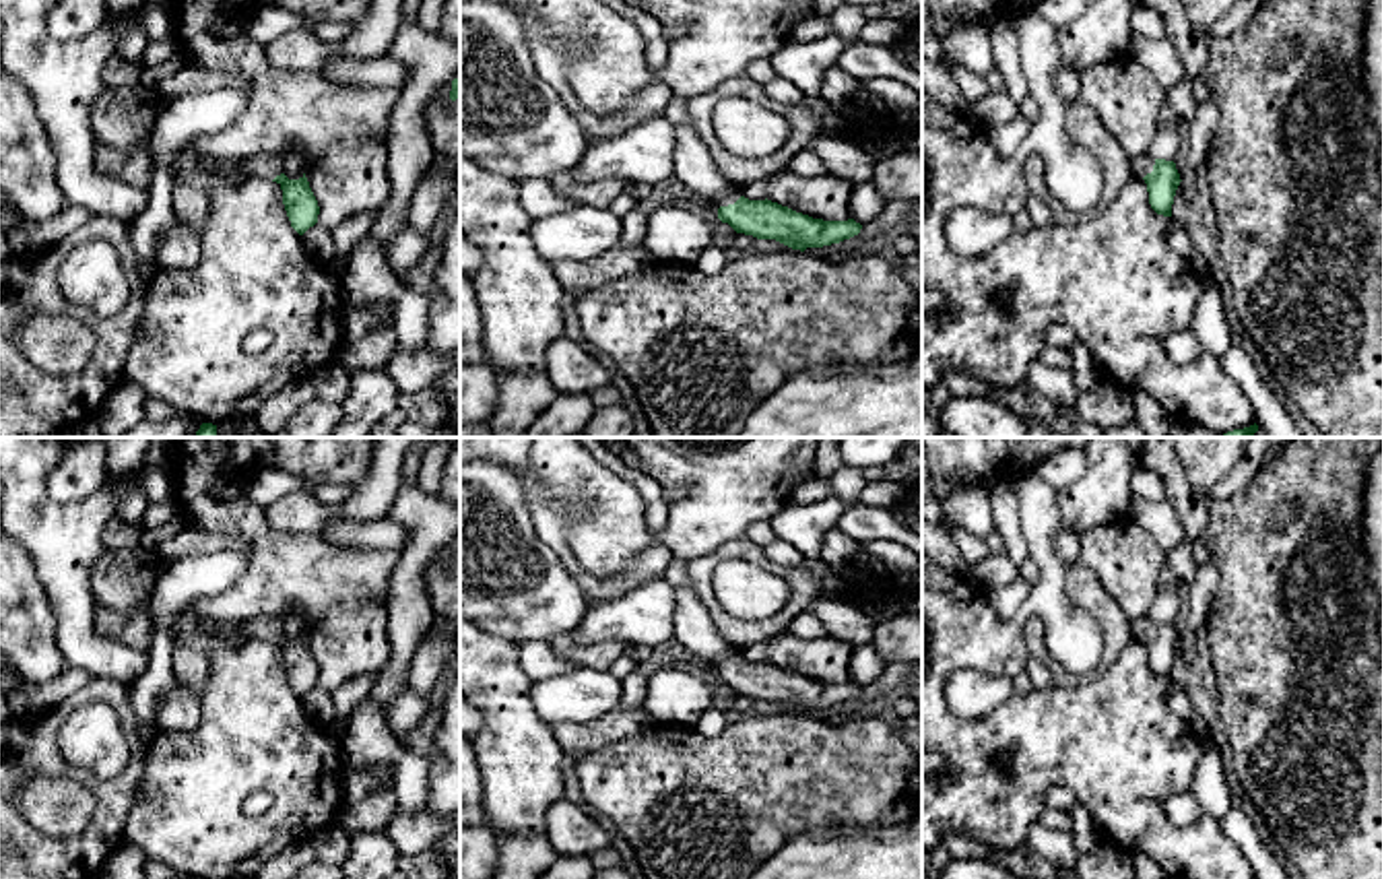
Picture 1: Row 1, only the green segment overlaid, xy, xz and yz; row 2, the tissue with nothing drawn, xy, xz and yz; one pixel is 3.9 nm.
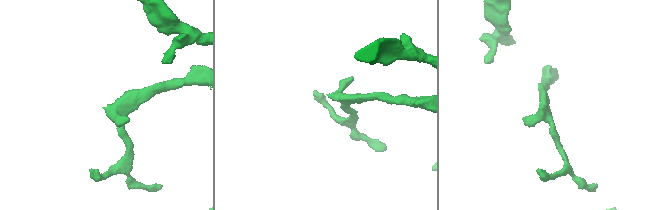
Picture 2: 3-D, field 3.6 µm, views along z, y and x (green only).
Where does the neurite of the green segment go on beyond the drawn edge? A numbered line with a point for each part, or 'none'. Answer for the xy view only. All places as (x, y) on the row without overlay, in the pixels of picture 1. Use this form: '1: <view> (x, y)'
1: xy (262, 628)

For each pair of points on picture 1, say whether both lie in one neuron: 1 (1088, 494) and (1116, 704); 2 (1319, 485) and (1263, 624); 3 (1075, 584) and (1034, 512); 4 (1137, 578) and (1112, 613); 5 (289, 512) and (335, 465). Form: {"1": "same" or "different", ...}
{"1": "different", "2": "same", "3": "different", "4": "different", "5": "different"}

